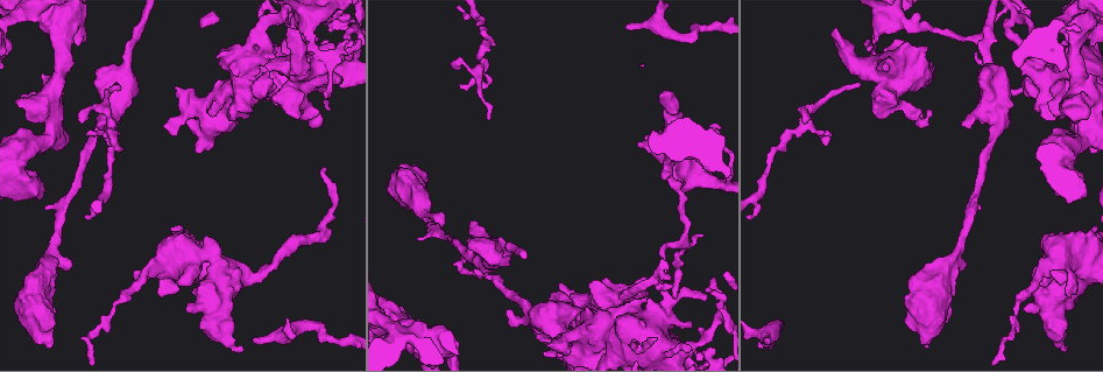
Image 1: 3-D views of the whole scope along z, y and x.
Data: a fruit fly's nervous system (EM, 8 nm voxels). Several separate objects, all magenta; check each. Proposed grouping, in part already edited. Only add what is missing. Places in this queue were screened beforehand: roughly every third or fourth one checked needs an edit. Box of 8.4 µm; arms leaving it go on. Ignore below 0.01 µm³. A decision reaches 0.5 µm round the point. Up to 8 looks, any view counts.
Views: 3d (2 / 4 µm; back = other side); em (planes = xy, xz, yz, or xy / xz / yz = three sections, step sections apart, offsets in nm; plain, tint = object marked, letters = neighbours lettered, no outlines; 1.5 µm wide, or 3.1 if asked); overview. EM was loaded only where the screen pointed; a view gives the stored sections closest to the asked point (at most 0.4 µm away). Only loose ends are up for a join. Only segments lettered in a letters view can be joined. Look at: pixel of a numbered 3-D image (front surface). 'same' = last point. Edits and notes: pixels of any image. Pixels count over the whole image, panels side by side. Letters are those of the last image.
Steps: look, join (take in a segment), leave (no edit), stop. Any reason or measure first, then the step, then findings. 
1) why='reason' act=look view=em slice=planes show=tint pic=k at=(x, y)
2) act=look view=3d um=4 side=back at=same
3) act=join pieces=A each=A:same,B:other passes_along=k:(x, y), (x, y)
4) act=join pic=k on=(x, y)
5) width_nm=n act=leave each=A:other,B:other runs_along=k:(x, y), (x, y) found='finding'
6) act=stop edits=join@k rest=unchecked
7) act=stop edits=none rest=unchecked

why='branch stops here' act=look view=3d um=4 pic=1 at=(701, 235)

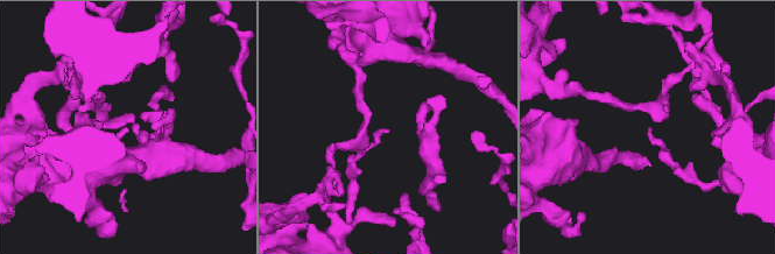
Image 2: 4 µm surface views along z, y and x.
why='shape alone is not enough' act=look view=em slice=planes show=plain pic=2 at=(128, 129)

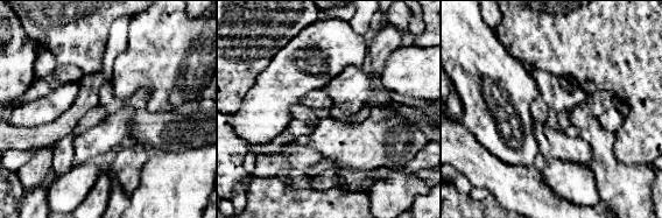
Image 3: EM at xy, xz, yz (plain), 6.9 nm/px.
act=look view=em slice=planes show=letters at=same

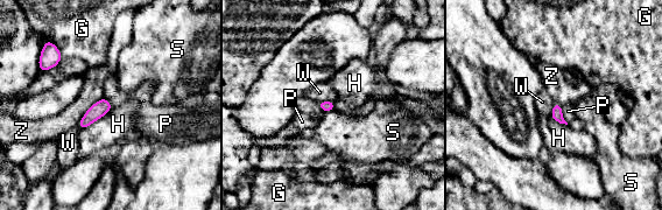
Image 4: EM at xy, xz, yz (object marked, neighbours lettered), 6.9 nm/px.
act=leave each=G:other,H:other,P:other,S:other,W:other,Z:other border=4:(112, 107), (82, 130) found='no lettered segment goes on from it'

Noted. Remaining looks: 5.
why='stops while still wide' act=look view=3d um=4 pic=1 at=(926, 348)

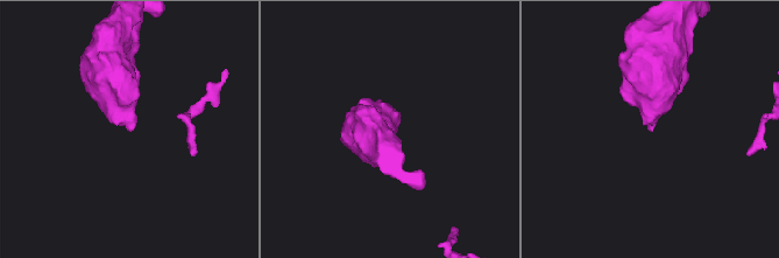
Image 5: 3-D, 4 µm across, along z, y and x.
why='shape alone is not enough' act=look view=em slice=xy step=8 show=tint pic=5 at=(132, 129)

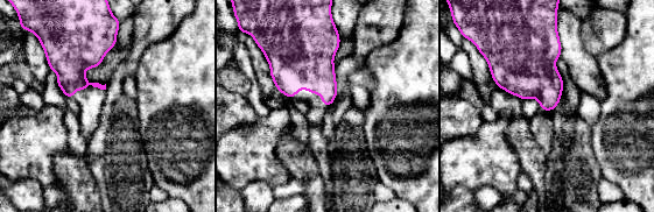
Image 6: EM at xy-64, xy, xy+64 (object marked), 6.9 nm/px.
act=look view=em slice=xy step=8 show=letters at=same

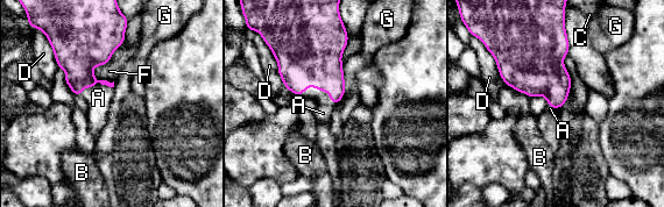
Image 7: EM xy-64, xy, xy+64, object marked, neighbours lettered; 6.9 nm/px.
act=join pic=7 on=(98, 98) each=A:same,B:other,C:other,D:other,F:other,G:other passes_along=7:(78, 51), (96, 83), (98, 98) found='it goes on there'

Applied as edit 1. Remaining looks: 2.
why='free end' act=look view=em slice=xz step=4 show=tint pic=1 at=(624, 27)

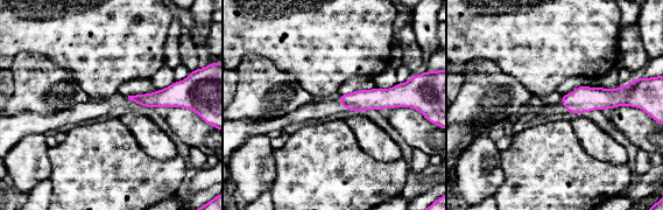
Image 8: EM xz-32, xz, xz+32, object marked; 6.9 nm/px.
act=look view=em slice=planes show=letters at=same

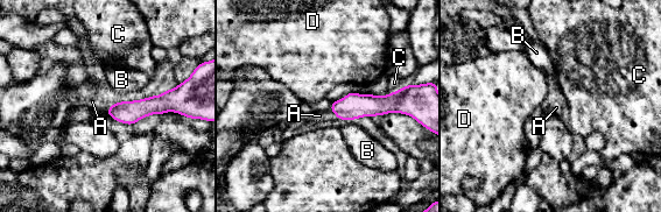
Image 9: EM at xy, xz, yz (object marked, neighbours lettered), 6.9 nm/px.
longest_contact=C:90nm act=join pic=9 on=(320, 115) each=A:same,B:other,C:other,D:other passes_along=9:(352, 106), (333, 112), (320, 115) found='it goes on there'

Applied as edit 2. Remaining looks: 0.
act=stop edits=join@7,join@9 rest=unchecked

